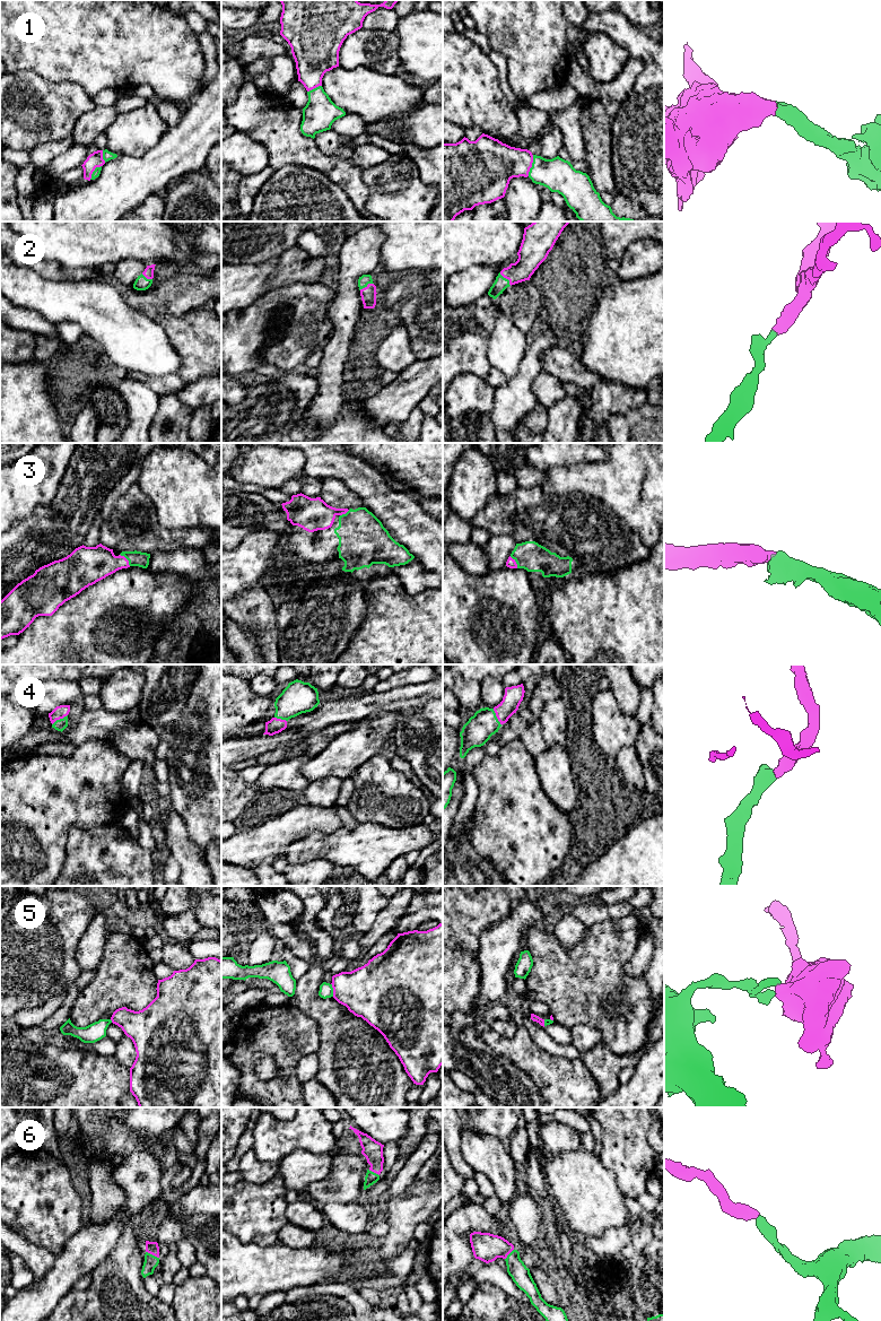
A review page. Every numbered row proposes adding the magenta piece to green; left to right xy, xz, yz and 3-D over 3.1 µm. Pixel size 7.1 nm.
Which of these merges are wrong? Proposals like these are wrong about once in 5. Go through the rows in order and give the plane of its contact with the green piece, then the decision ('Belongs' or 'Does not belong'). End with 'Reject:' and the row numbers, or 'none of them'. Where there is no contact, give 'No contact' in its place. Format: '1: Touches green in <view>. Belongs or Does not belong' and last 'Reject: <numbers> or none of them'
1: Touches green in yz. Belongs
2: Touches green in yz. Belongs
3: Touches green in xy. Belongs
4: Touches green in yz. Belongs
5: Touches green in xz. Does not belong
6: Touches green in xy. Belongs
Reject: 5

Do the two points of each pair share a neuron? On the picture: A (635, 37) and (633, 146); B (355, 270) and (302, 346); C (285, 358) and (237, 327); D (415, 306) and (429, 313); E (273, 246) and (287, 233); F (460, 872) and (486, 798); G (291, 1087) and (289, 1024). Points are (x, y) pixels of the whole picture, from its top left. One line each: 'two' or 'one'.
A: one
B: two
C: one
D: one
E: one
F: two
G: one

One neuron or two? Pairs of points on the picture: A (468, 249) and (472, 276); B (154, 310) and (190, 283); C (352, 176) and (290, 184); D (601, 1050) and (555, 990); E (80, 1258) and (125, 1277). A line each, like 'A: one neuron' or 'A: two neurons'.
A: two neurons
B: one neuron
C: two neurons
D: two neurons
E: two neurons

